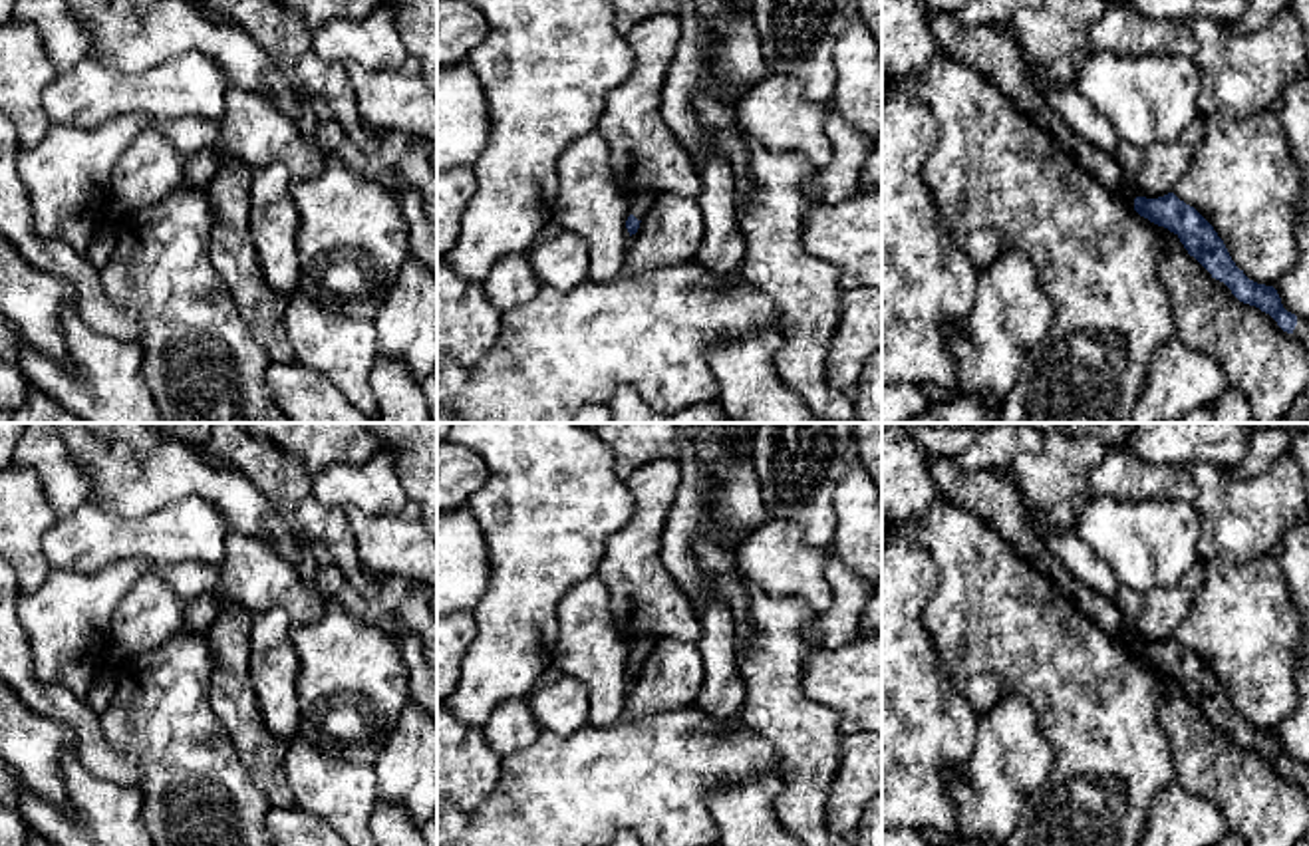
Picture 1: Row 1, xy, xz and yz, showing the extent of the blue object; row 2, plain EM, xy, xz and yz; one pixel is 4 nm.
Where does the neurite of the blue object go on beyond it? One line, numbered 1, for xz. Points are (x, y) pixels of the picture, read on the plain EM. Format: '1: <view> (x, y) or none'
1: xz (642, 648)

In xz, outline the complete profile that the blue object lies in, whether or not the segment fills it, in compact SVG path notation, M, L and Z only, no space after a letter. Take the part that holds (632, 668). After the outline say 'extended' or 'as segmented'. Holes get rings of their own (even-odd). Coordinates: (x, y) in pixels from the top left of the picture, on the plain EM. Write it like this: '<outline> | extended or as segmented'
M646 637L630 643L630 661L626 665L626 673L632 679L638 677L642 663L654 651L659 637Z | extended

